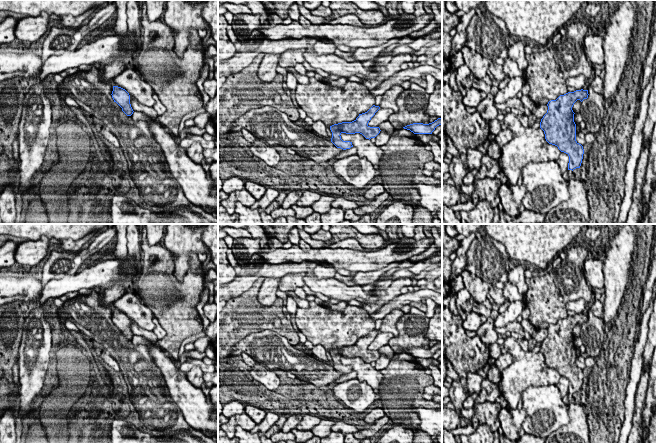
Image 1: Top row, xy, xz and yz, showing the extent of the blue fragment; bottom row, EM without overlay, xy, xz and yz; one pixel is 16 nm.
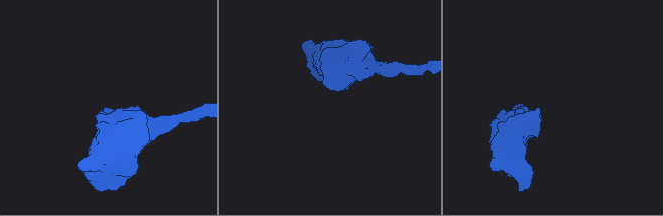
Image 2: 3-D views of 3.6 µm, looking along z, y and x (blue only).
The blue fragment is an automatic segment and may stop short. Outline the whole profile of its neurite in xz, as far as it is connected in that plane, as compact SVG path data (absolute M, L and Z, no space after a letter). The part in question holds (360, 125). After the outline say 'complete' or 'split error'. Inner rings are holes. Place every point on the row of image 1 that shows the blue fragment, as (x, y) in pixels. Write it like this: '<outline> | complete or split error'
M373 105L367 112L359 114L359 116L352 122L342 122L330 126L332 132L331 142L337 147L343 150L350 149L353 147L352 142L343 141L341 134L355 134L360 133L366 139L375 138L380 133L379 127L370 127L368 125L371 118L380 109L379 106Z | complete

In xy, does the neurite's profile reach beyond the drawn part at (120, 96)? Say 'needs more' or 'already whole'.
already whole

